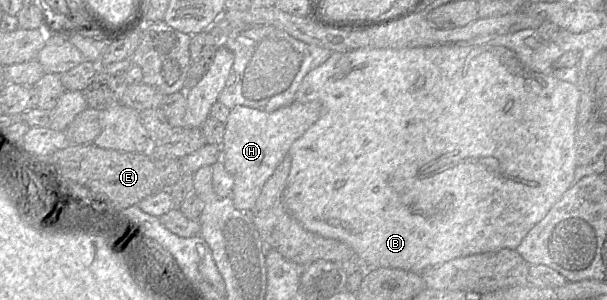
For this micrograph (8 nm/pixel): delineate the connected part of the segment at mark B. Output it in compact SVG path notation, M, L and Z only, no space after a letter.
M492 43L481 45L447 44L429 47L415 47L402 49L357 49L349 52L332 52L331 56L320 66L312 69L303 78L295 94L295 101L308 103L319 101L322 110L318 120L307 129L290 147L288 155L291 158L291 169L283 192L283 203L286 210L307 230L325 238L344 242L353 249L357 257L361 258L371 269L398 268L415 273L422 273L426 268L443 264L458 257L473 254L496 252L502 249L516 250L528 232L548 214L551 208L563 197L564 193L575 183L576 161L576 129L581 90L577 84L560 80L552 75L536 72L528 68L517 54L503 46Z

